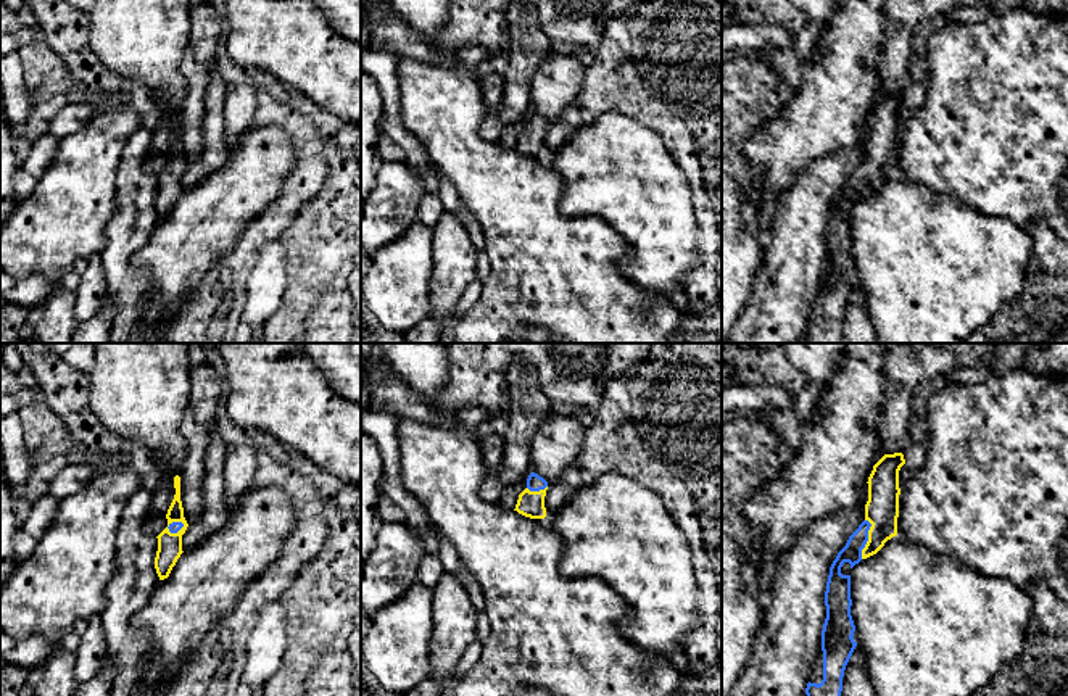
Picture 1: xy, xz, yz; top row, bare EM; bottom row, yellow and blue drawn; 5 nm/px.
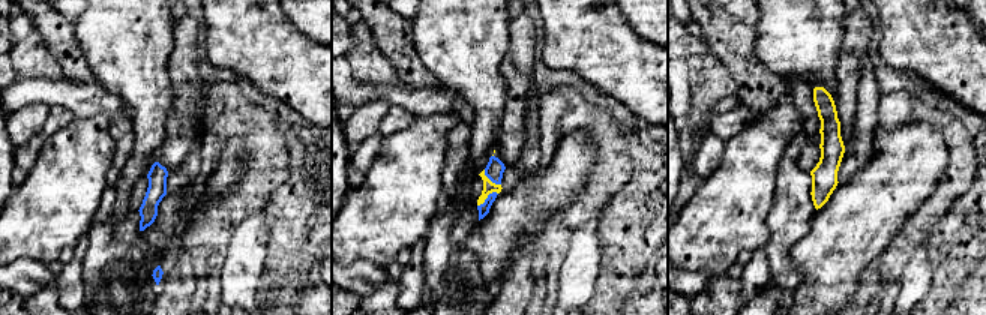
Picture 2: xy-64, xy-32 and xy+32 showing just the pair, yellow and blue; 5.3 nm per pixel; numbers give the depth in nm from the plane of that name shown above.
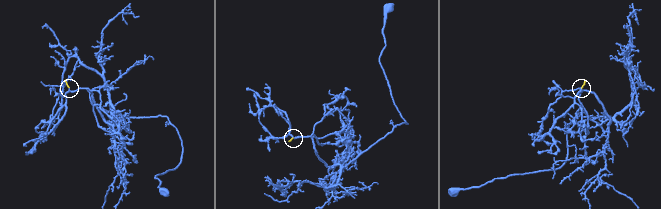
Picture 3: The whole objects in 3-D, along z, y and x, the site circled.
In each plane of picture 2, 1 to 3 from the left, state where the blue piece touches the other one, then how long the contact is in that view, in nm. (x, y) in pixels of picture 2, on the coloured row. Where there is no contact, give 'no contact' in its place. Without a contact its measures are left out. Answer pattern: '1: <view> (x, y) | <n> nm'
1: no contact
2: xy-32 (486, 197) | 130 nm
3: no contact

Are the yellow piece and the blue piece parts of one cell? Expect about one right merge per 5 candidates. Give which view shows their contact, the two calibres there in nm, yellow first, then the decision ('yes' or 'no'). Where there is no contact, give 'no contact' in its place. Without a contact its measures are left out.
yz | 170/100 nm | yes

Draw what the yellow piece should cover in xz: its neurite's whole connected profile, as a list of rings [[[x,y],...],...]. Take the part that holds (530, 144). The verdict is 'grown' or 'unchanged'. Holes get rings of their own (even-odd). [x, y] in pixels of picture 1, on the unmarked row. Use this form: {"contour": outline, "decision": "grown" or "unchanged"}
{"contour": [[[532,111],[527,118],[527,127],[519,134],[514,150],[530,158],[544,158],[546,129],[548,129],[548,121],[538,113]]], "decision": "grown"}

